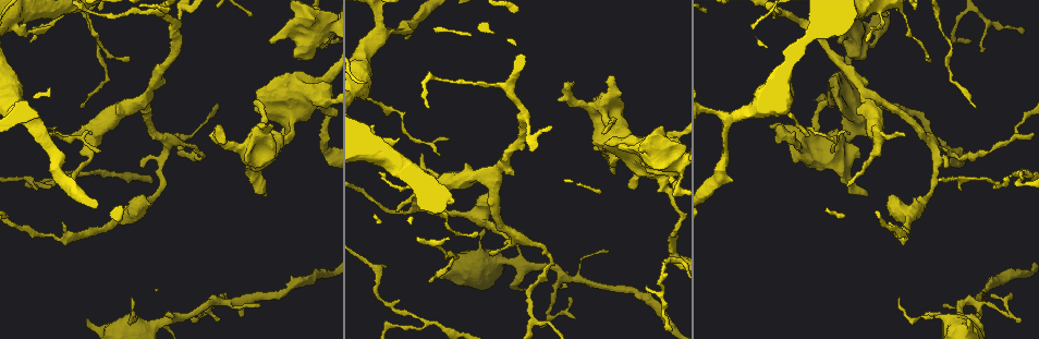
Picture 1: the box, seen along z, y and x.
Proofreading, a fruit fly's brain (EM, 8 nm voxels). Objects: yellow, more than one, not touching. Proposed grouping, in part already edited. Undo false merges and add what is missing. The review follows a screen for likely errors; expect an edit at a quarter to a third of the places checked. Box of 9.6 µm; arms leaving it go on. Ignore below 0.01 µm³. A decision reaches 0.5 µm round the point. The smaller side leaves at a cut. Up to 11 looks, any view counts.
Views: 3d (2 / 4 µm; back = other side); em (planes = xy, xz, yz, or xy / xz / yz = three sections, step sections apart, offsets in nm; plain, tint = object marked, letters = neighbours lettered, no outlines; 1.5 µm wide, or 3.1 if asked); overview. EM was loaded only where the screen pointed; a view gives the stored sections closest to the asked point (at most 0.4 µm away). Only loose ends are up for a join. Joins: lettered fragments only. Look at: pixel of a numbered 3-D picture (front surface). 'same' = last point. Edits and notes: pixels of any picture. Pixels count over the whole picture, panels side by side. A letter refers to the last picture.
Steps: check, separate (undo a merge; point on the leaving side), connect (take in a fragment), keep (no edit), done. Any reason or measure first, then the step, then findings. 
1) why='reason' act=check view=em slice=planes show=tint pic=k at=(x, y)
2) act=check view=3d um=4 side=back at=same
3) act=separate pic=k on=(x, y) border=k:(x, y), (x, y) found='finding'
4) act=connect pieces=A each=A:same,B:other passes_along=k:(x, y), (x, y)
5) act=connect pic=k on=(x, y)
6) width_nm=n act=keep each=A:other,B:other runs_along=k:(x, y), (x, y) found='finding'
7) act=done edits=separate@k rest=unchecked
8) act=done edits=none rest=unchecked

why='thin neck' act=check view=em slice=planes show=plain pic=1 at=(173, 25)

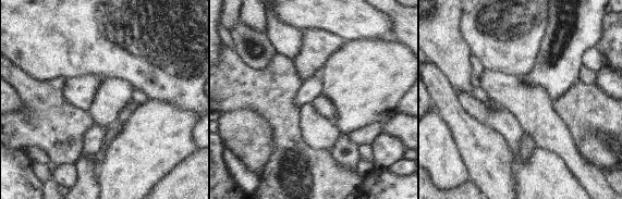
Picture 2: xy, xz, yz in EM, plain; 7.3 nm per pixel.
act=check view=em slice=planes show=letters at=same

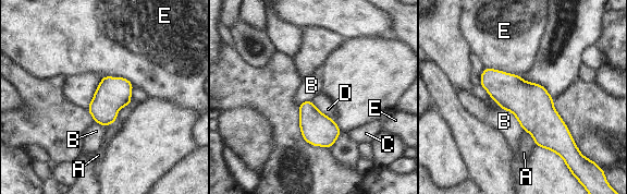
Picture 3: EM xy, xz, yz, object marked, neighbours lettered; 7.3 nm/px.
act=keep each=A:other,B:other,C:other,D:other,E:other runs_along=3:(487, 71), (560, 143), (560, 152) found='one neuron here'

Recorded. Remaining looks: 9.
why='branch stops here' act=check view=em slice=planes show=letters pic=1 at=(566, 83)

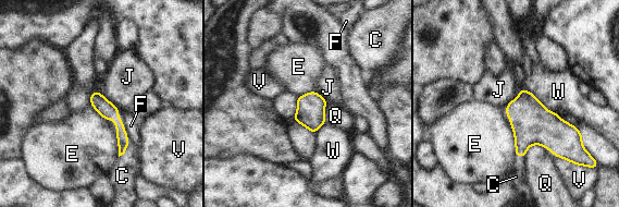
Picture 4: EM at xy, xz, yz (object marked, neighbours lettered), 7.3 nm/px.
act=connect pieces=C each=C:same,E:other,F:other,J:other,Q:other,V:other,W:other passes_along=4:(122, 136), (125, 149), (122, 175) found='it goes on there'

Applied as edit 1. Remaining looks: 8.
act=check view=overview

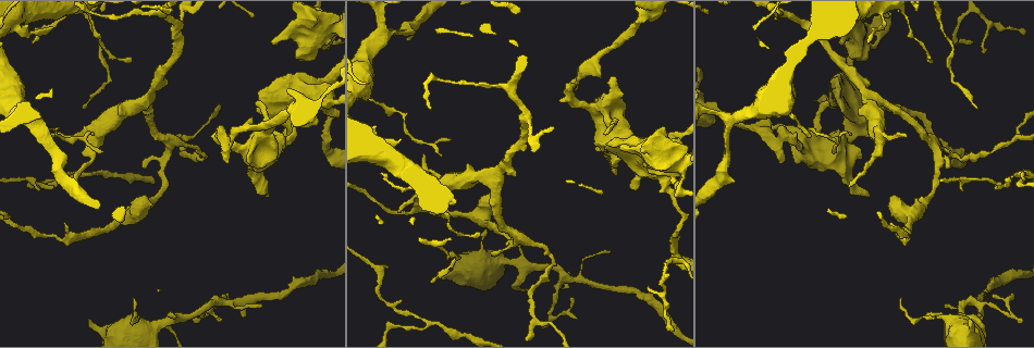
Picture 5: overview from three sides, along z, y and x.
why='free end' act=check view=3d um=4 pic=5 at=(982, 50)

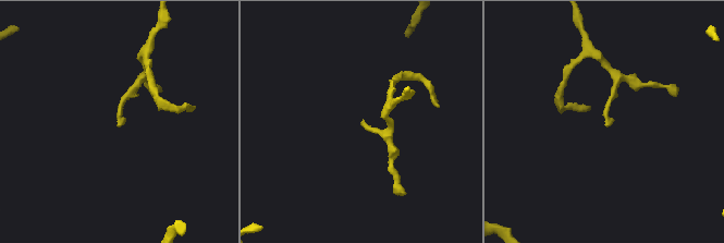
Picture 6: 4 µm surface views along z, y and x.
act=check view=em slice=planes show=tint pic=6 at=(119, 125)

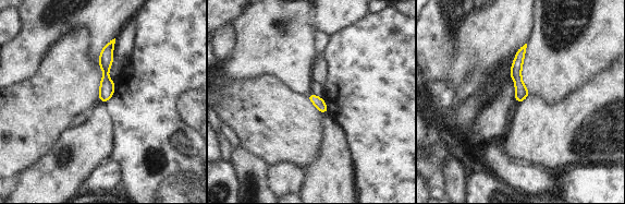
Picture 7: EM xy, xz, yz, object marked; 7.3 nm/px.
why='what lies round it' act=check view=em slice=planes show=letters at=same

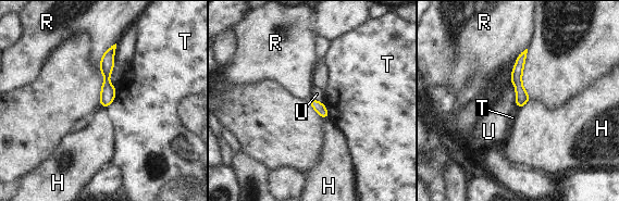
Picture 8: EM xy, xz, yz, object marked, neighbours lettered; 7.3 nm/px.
act=keep each=H:other,R:other,T:other,U:other border=8:(529, 99), (520, 108) found='none of them fits'

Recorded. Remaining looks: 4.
why='thin neck' act=check view=em slice=planes show=letters pic=5 at=(81, 175)

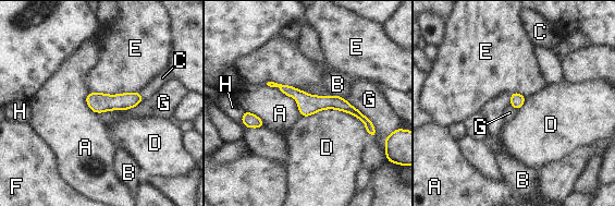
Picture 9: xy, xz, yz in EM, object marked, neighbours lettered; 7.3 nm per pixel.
width_nm=150 act=keep each=A:other,B:other,C:other,D:other,E:other,F:other,G:other,H:other border=9:(267, 84), (293, 96), (303, 117) found='continuous, no second neuron'

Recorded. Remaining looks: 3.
act=done edits=connect@4 rest=unchecked

